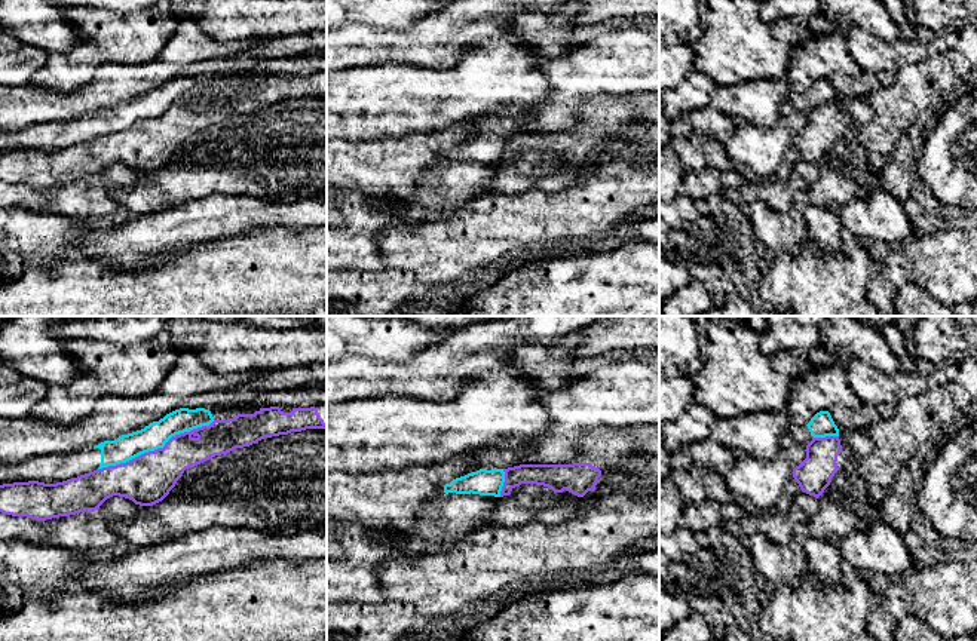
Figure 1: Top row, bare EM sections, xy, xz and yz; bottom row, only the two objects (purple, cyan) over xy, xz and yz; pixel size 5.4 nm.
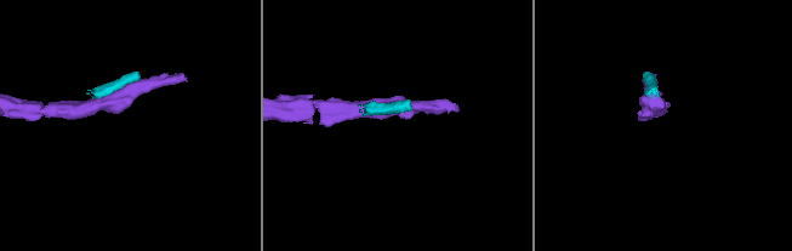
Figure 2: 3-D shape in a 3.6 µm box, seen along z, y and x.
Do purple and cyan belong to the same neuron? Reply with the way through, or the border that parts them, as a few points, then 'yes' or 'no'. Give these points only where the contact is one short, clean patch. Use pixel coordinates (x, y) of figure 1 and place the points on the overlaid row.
border xy (214, 420), (208, 425), (175, 434), (162, 447), (98, 469); no

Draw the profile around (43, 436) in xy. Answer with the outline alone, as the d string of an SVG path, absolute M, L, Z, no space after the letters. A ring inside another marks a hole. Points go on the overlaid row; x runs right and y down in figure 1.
M180 353L162 384L148 395L105 395L89 415L74 424L59 426L34 417L6 418L0 415L0 463L21 463L30 456L71 454L114 441L159 421L180 410L197 393L229 390L258 377L260 371L217 372L196 353Z

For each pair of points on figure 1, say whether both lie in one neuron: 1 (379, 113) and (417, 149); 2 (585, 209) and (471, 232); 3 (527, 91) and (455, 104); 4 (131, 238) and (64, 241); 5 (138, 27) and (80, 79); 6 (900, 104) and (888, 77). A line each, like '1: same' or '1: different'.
1: different
2: same
3: same
4: same
5: same
6: different

